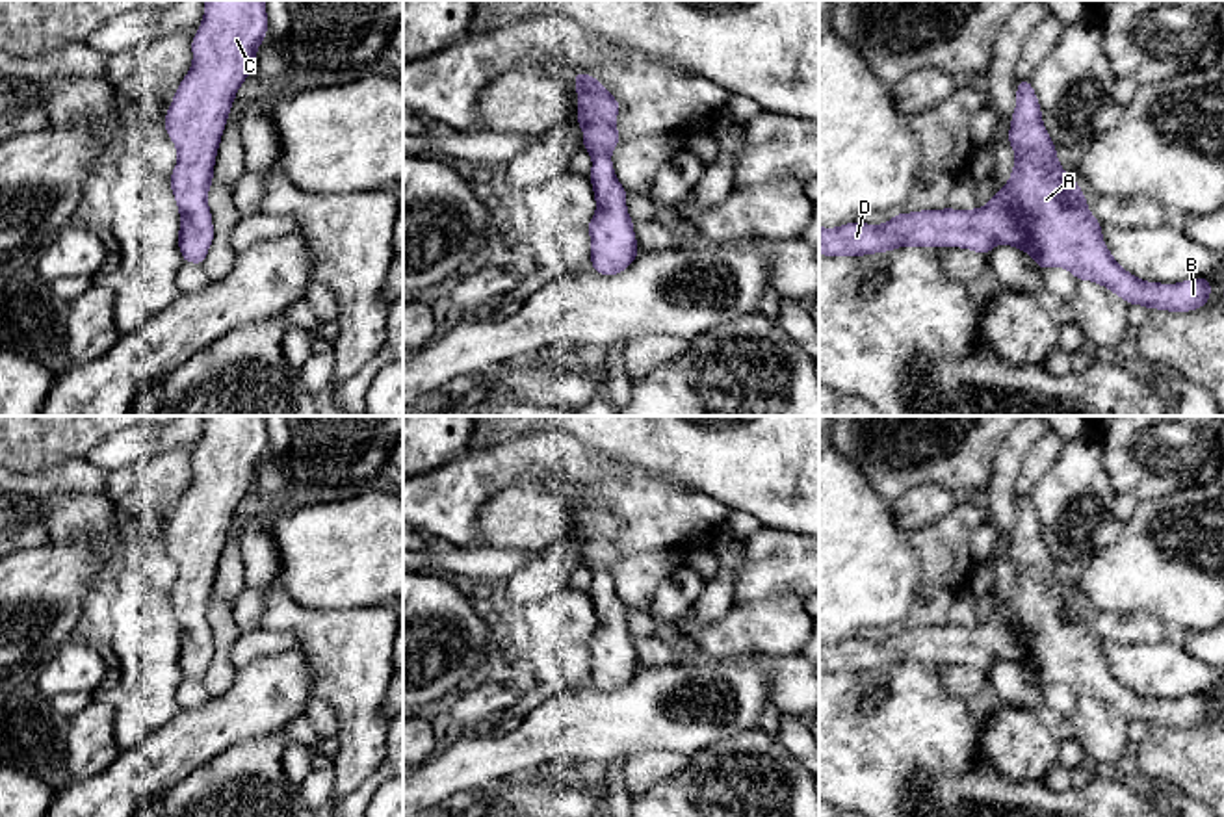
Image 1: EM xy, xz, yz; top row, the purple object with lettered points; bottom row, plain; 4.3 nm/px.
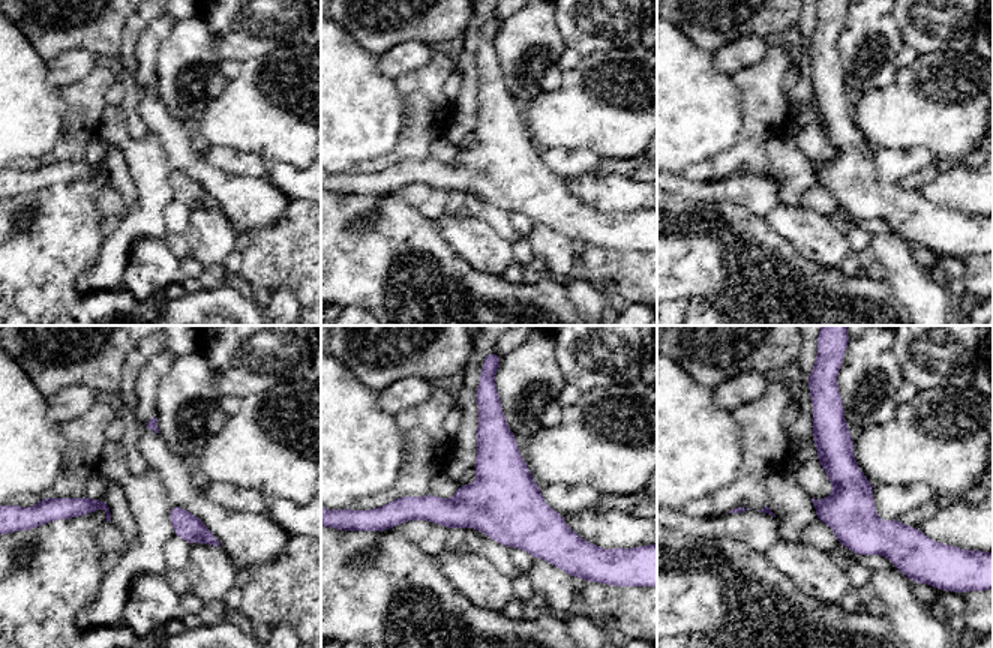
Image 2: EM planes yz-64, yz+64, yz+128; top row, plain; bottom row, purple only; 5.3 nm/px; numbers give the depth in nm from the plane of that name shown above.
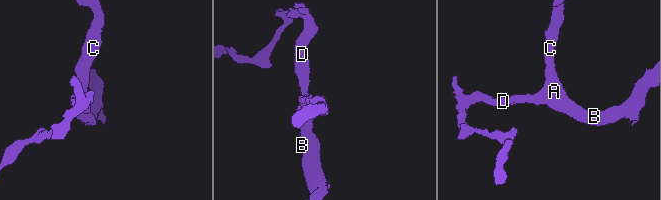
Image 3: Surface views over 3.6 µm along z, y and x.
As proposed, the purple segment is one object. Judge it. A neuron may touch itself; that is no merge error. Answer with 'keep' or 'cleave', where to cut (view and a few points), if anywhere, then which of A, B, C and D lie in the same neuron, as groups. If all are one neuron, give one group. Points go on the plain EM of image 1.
keep | no cut | A B C D

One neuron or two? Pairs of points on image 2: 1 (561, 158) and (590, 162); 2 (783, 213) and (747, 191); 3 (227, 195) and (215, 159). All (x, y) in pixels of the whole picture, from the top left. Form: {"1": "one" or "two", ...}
{"1": "one", "2": "two", "3": "two"}

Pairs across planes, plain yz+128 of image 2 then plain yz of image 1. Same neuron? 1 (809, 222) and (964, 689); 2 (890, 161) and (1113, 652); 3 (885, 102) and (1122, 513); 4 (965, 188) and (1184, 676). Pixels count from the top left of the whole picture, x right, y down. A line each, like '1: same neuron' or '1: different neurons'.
1: different neurons
2: different neurons
3: different neurons
4: same neuron

